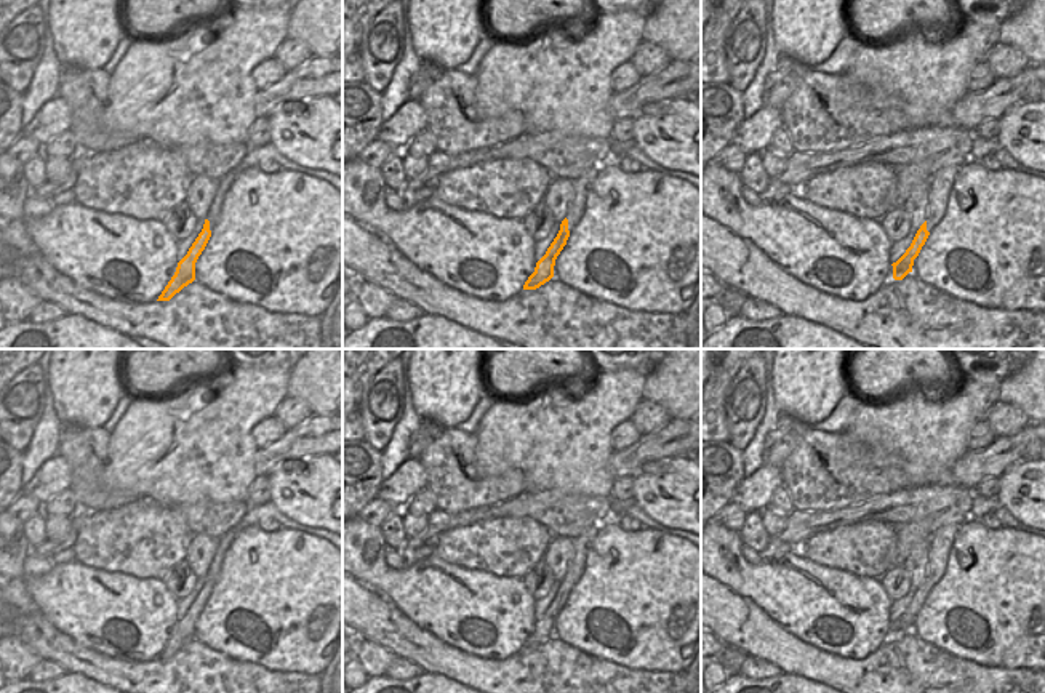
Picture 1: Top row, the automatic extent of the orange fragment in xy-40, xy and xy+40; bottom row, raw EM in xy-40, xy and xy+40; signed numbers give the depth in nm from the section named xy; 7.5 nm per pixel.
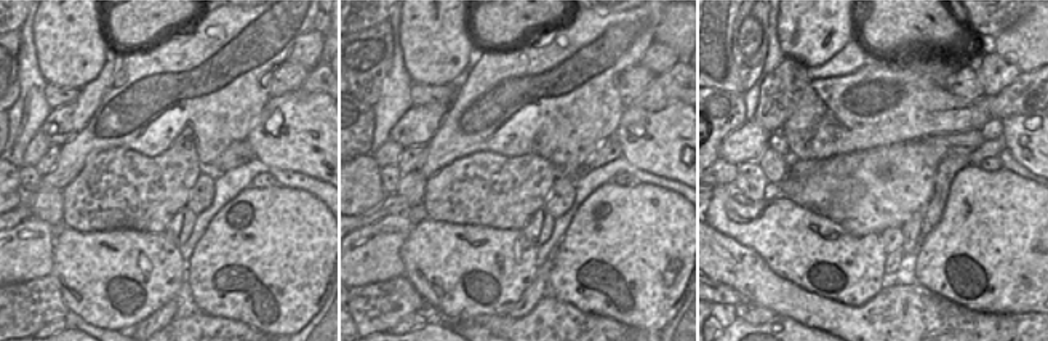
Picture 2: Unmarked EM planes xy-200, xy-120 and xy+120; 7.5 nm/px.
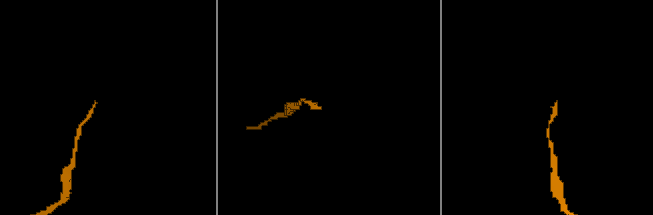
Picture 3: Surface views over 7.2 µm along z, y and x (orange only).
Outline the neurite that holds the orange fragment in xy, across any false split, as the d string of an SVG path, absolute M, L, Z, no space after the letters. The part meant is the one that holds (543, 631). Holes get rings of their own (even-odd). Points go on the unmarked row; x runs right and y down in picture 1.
M599 525L586 530L579 538L573 539L575 555L568 563L560 589L546 613L536 621L535 631L528 635L523 648L536 648L554 635L555 618L567 603L570 591L576 586L584 573L586 555L599 533Z

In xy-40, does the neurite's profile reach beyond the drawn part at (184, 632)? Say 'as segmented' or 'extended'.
extended

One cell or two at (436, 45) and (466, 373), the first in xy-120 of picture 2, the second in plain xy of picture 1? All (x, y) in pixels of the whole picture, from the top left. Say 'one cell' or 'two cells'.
one cell

